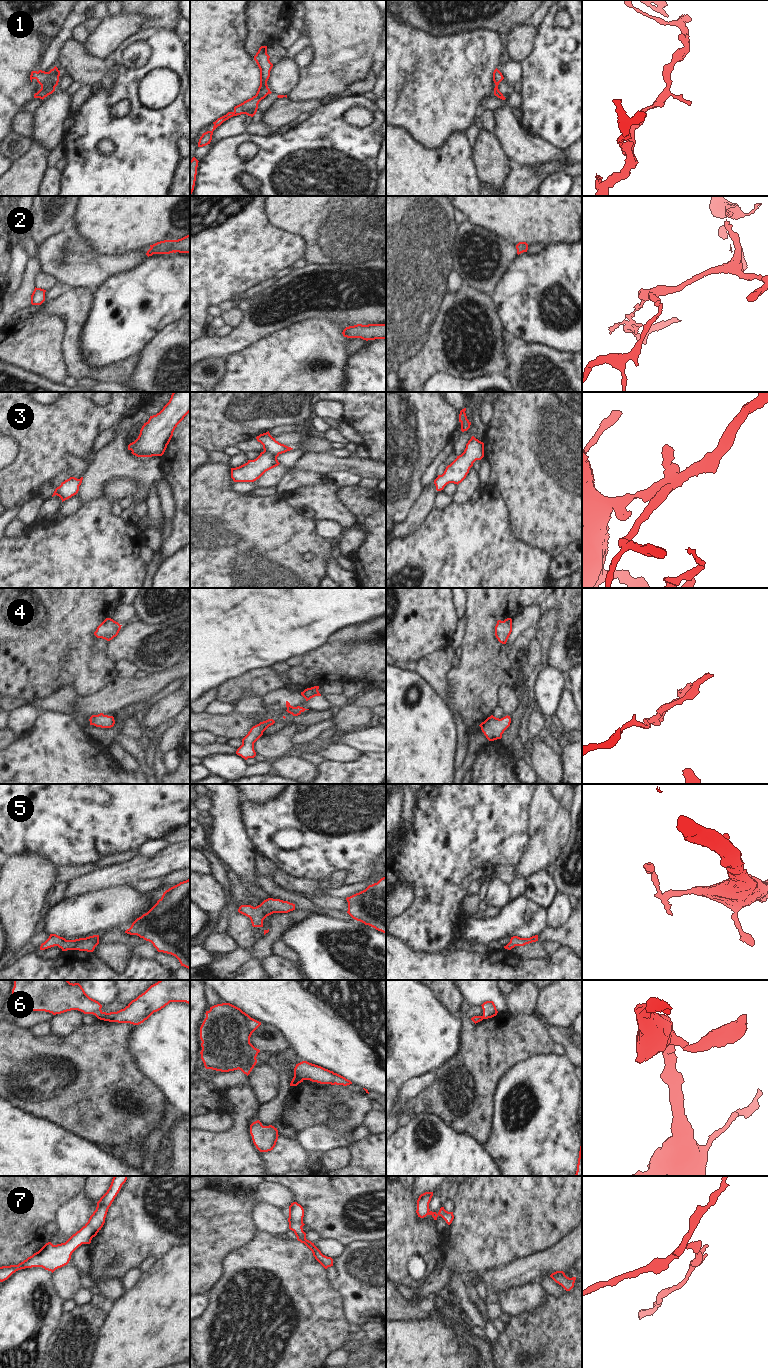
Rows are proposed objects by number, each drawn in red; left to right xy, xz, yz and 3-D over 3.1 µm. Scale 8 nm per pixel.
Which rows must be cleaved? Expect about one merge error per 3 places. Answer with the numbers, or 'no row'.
6

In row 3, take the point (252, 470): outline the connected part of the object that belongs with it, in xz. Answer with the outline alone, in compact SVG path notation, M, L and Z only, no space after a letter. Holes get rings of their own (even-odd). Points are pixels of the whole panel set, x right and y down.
M269 431L256 437L257 441L263 445L264 451L254 460L231 468L231 478L234 482L254 482L266 471L278 466L280 463L277 457L293 448L279 443L273 438Z

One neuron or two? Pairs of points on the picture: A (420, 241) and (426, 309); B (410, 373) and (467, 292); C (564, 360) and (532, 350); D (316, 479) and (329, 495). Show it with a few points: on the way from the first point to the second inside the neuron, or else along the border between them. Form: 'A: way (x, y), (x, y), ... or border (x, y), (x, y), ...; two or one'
A: way (420, 258), (420, 292); one
B: way (431, 352), (440, 343), (440, 329), (446, 309); one
C: way (556, 360), (540, 355); one
D: border (323, 482), (317, 485), (304, 485), (297, 489); two

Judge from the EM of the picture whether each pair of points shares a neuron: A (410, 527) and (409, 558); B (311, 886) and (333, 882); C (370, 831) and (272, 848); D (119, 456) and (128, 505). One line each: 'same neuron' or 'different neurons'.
A: different neurons
B: same neuron
C: same neuron
D: same neuron

